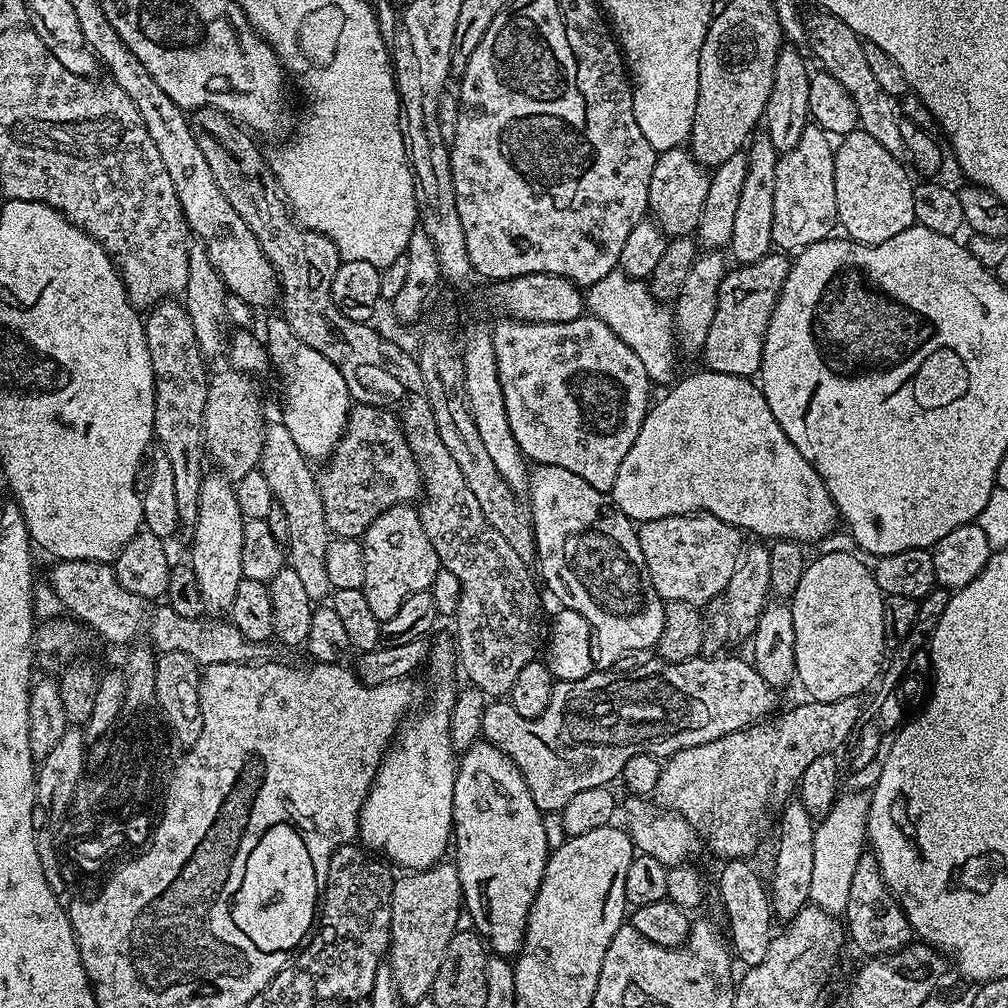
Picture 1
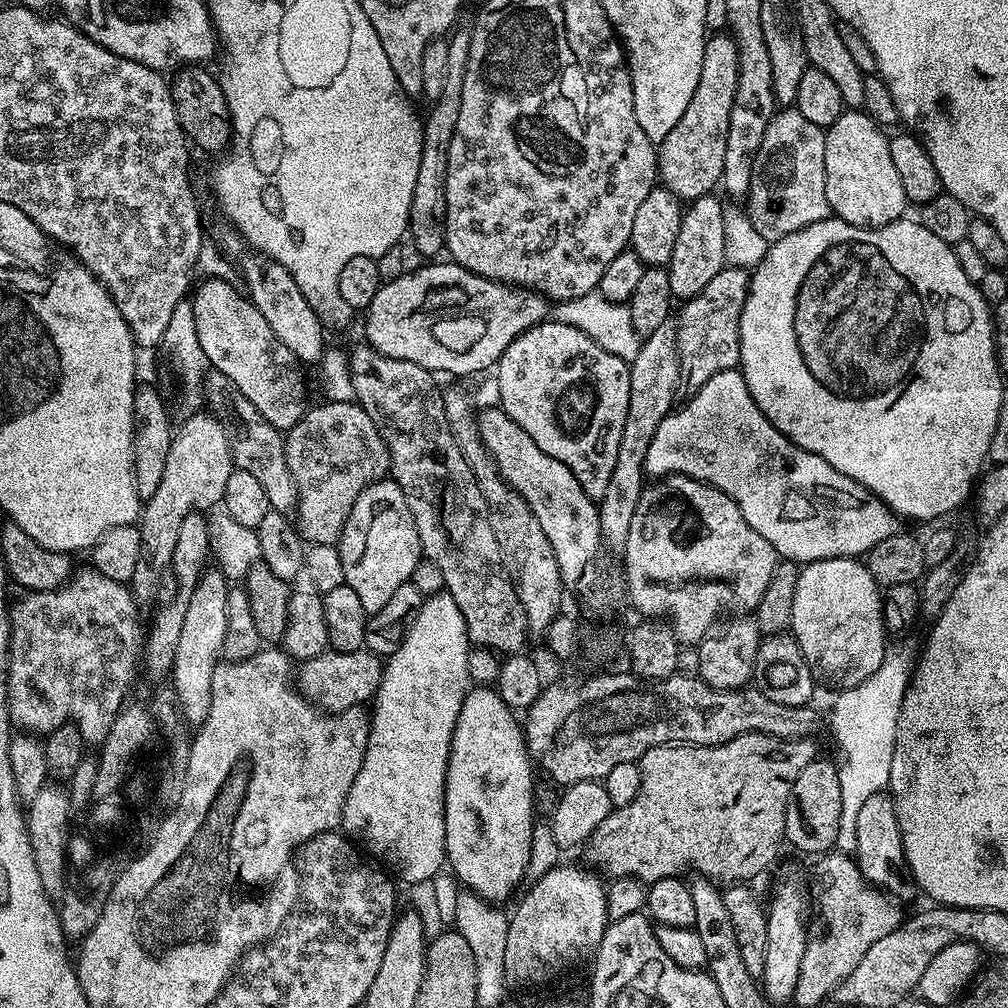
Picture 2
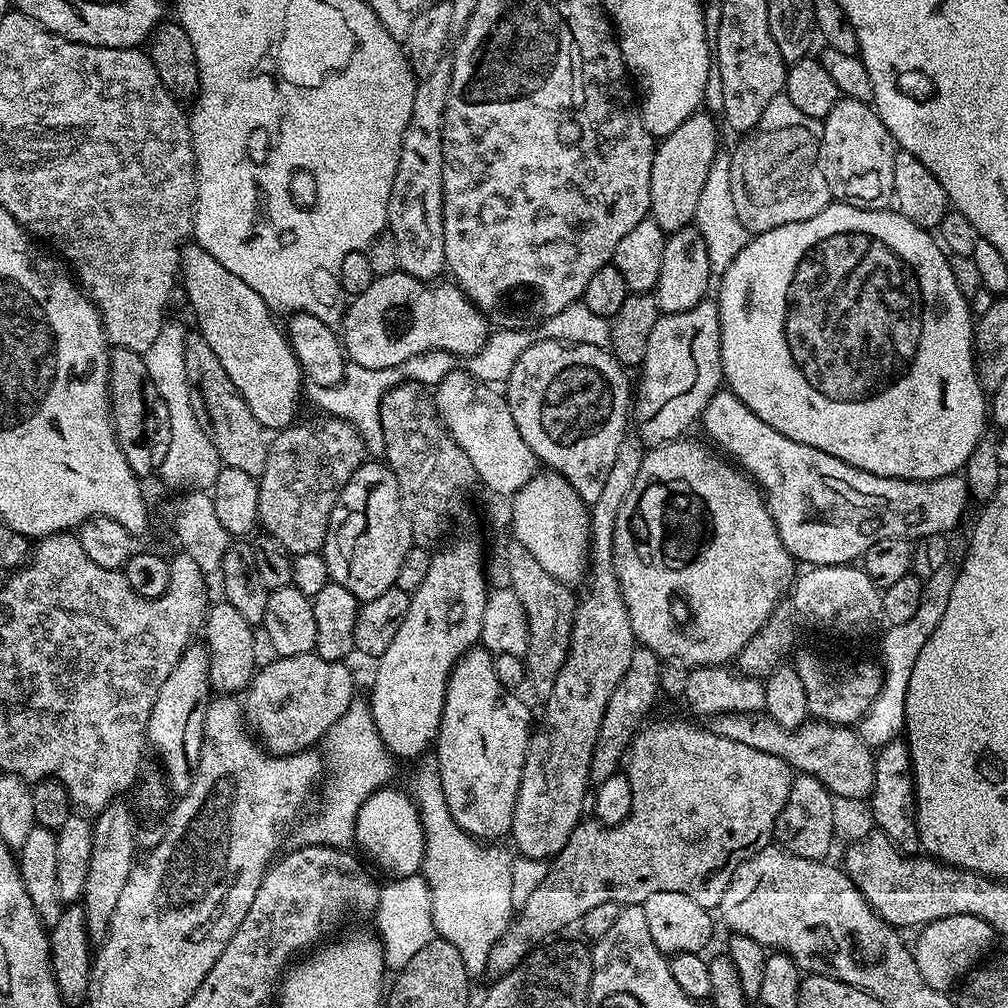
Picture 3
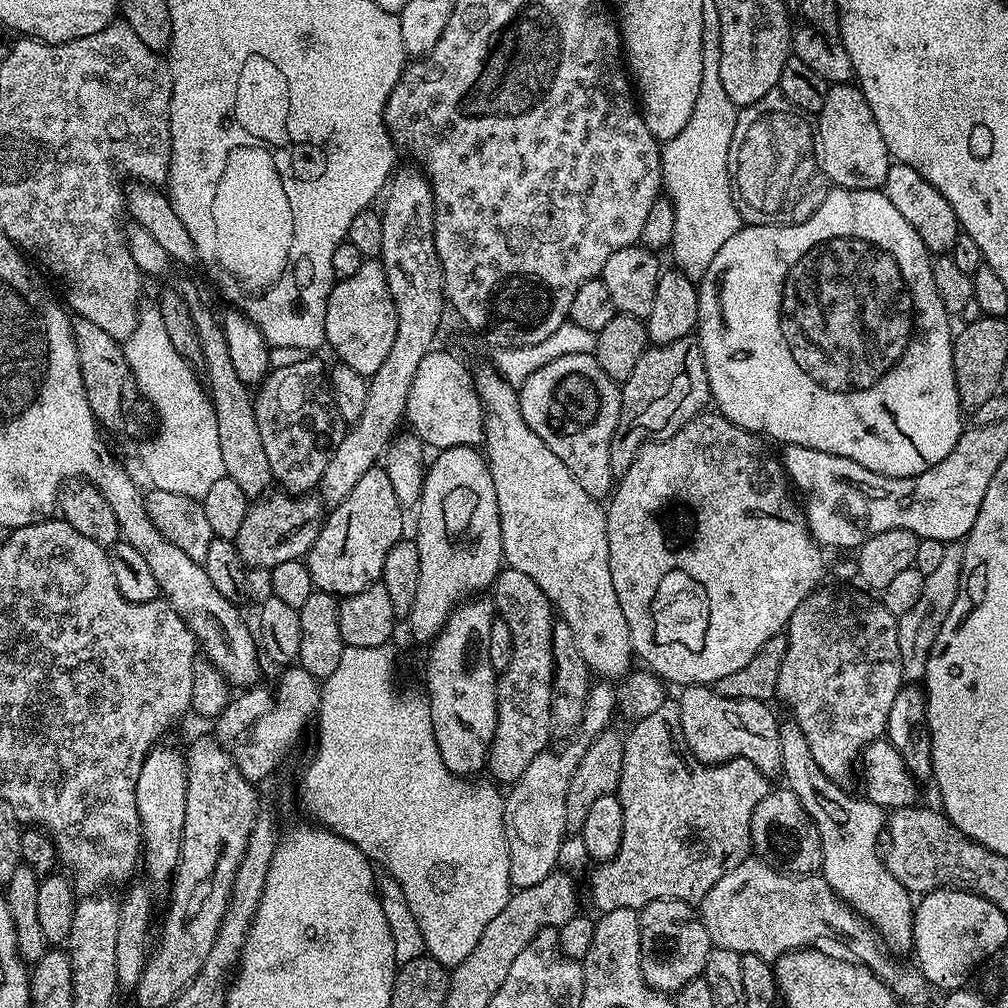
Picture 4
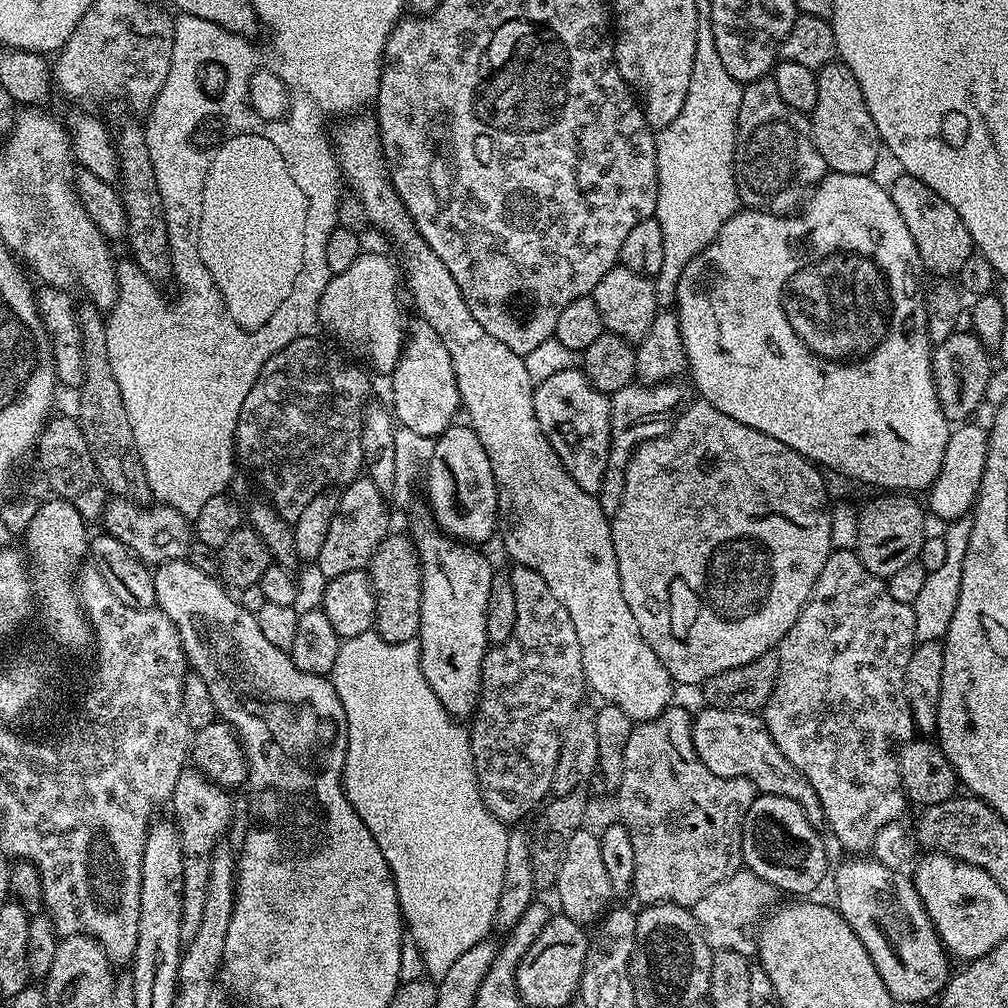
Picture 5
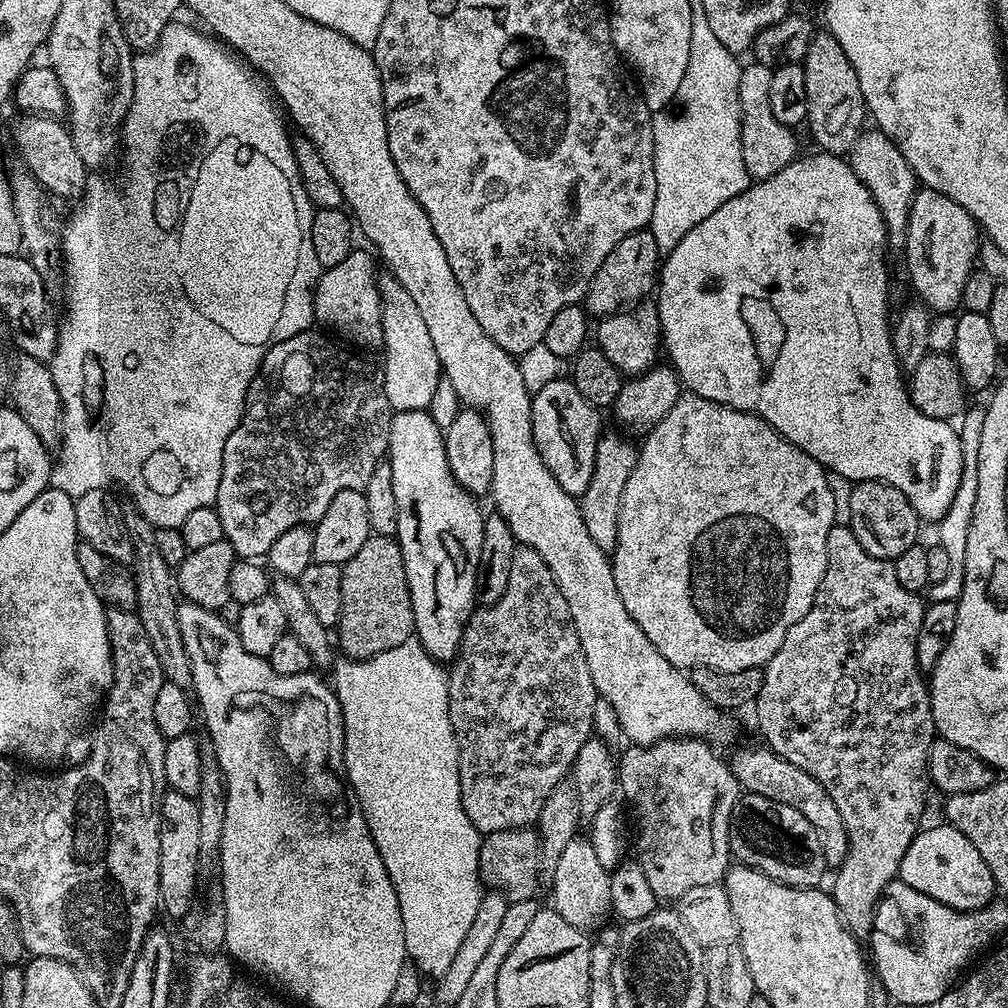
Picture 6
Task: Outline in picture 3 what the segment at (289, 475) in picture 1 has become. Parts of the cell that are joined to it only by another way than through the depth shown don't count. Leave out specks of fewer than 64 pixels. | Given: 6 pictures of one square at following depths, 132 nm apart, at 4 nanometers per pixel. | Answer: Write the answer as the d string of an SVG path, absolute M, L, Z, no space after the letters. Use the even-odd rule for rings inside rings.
M192 330L184 338L184 361L186 362L186 382L190 386L190 402L198 422L205 428L218 450L221 465L234 470L246 470L246 474L259 477L266 466L269 437L266 430L250 414L250 406L238 394L238 386L230 382L230 374L222 370L218 354L210 350L210 342L198 330Z

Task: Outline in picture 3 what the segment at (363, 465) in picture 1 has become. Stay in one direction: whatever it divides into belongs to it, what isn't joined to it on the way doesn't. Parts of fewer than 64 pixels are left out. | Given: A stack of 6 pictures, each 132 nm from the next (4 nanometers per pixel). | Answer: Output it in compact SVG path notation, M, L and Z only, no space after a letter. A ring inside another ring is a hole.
M325 415L321 419L312 420L309 424L296 422L279 429L269 439L266 466L258 477L259 527L265 528L273 536L271 539L292 556L320 552L323 549L330 514L338 502L340 492L366 460L363 438L354 425L340 417L330 415Z

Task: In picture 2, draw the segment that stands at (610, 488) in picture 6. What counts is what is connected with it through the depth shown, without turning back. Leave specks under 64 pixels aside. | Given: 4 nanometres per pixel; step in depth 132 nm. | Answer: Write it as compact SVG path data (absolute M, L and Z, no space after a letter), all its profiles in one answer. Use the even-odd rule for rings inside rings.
M726 266L701 290L699 296L683 301L676 330L680 351L680 383L685 393L697 392L714 374L736 368L740 363L740 319L748 297L750 272Z

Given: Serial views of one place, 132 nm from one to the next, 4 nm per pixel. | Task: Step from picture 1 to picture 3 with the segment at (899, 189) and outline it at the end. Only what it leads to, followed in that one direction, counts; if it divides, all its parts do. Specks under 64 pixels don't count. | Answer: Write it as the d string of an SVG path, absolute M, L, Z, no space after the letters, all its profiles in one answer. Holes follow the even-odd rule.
M837 100L834 110L822 121L824 132L820 135L819 175L828 183L828 188L837 201L857 206L880 206L893 199L894 162L898 151L892 135L886 130L882 118L871 103L863 100Z

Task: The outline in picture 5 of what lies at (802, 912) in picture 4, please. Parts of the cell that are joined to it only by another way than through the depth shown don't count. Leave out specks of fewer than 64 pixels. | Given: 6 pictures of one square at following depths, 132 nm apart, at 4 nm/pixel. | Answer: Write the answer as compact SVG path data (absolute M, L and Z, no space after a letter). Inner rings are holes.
M741 870L706 890L706 894L698 898L698 902L692 905L690 911L696 919L696 925L700 927L704 941L711 948L734 950L738 954L752 958L758 952L758 929L766 913L777 903L776 896L778 897L778 890L773 884L758 878L758 874Z

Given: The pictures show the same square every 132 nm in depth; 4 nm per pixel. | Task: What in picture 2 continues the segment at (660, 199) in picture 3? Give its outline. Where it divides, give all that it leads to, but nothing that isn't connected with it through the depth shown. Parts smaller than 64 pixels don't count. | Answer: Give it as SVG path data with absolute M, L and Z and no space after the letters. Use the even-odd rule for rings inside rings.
M709 35L704 42L702 54L702 78L698 78L698 90L694 90L694 98L690 98L690 106L686 106L686 114L678 121L678 126L666 134L666 138L658 144L658 176L663 187L668 188L682 202L691 202L709 195L712 188L724 178L726 162L726 134L730 134L730 112L734 106L735 94L738 90L738 50L735 39L731 35Z

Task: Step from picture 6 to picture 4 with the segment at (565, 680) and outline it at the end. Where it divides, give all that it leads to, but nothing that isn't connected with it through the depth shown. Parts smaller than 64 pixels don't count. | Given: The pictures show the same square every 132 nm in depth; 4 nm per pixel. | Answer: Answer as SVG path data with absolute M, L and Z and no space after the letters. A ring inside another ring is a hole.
M505 567L496 576L496 582L490 589L490 599L496 605L497 613L510 626L514 642L514 654L510 657L510 666L499 673L496 682L496 733L488 751L487 771L492 771L491 779L504 786L516 783L517 778L538 758L538 754L549 747L548 739L552 736L552 625L554 609L551 600L527 574L522 570Z

